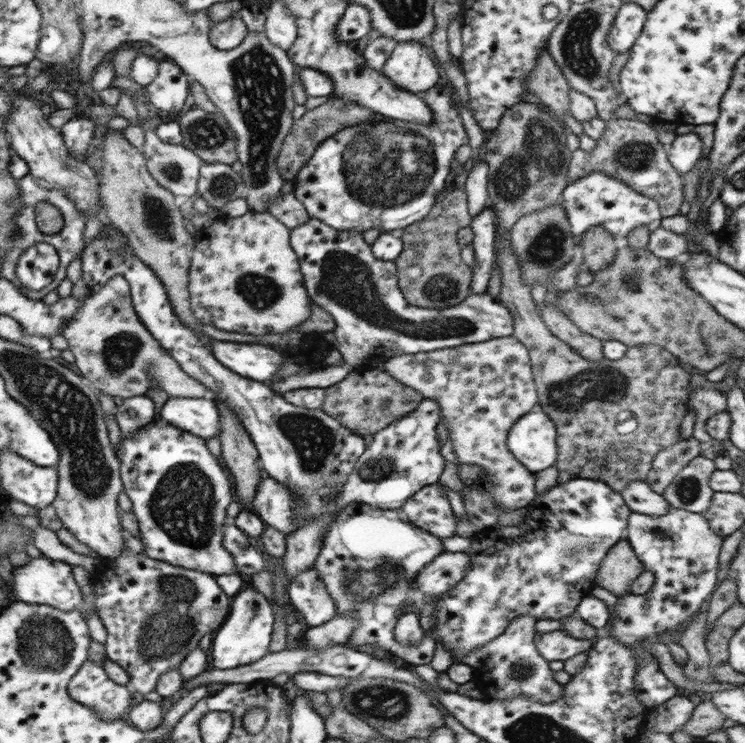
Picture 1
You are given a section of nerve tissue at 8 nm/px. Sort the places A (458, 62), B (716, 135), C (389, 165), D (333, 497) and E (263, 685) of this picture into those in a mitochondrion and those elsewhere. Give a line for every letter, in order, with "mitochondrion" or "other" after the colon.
A: other
B: other
C: mitochondrion
D: other
E: other

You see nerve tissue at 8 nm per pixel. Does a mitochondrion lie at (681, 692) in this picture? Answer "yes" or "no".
no

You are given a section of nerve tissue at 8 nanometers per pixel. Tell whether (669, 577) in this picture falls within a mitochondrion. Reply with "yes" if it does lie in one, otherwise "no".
no

